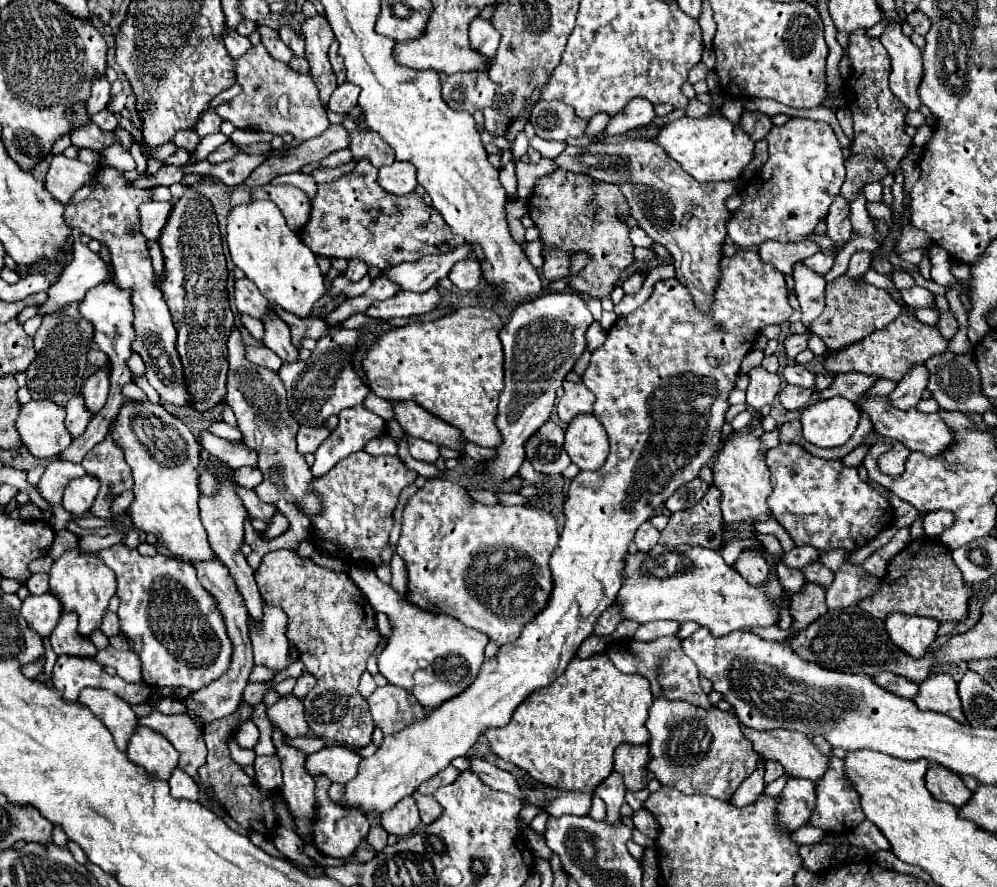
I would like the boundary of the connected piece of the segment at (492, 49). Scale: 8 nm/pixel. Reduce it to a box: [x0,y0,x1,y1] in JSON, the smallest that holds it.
[470,15,500,57]

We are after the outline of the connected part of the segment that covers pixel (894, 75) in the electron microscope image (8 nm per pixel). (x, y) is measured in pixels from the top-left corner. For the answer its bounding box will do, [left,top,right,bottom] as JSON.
[880,23,924,111]

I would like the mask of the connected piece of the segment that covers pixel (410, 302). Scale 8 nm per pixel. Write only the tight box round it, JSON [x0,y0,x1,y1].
[366,289,440,319]

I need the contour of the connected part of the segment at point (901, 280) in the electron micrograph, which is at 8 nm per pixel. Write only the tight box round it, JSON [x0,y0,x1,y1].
[892,271,914,290]

